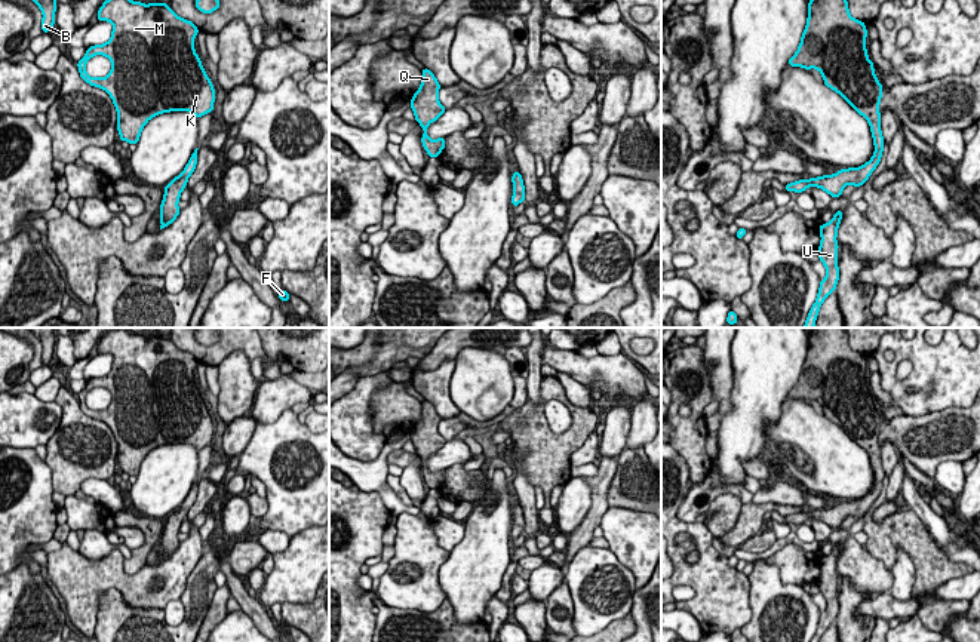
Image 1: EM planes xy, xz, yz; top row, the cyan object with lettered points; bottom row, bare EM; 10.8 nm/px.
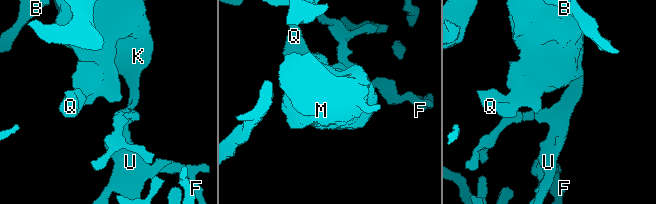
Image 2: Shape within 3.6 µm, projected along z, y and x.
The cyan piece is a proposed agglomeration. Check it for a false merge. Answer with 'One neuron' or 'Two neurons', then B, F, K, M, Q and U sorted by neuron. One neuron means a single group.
One neuron. Groups: B F K M Q U

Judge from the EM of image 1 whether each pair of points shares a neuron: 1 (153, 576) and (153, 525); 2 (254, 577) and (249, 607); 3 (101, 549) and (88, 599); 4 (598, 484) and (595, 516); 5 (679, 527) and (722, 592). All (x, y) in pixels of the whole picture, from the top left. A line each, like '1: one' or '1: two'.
1: two
2: two
3: two
4: one
5: one

